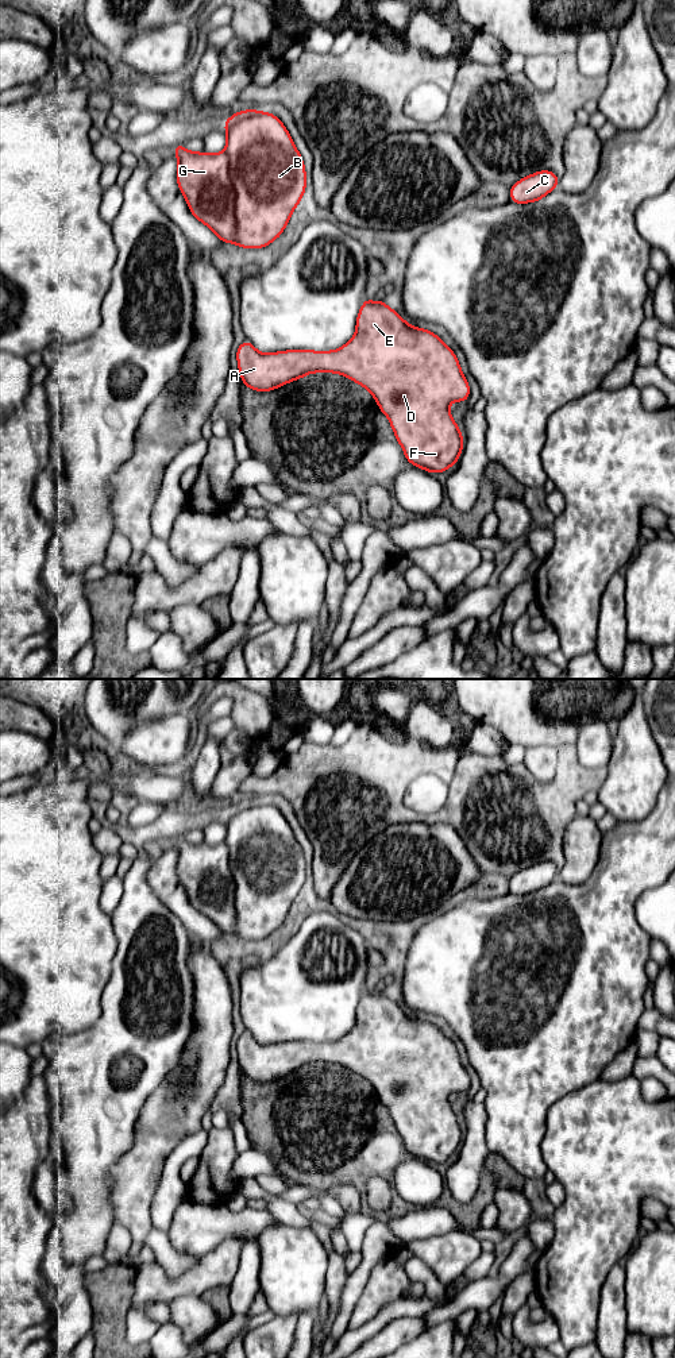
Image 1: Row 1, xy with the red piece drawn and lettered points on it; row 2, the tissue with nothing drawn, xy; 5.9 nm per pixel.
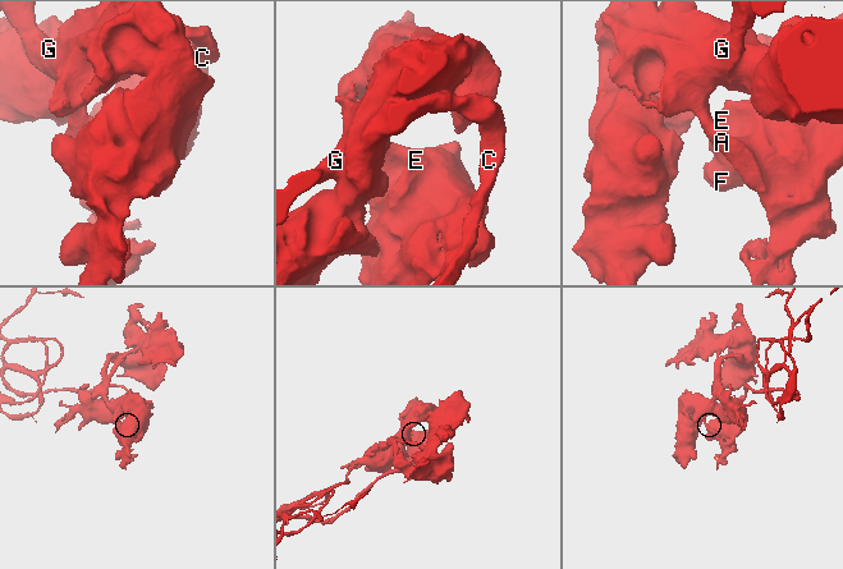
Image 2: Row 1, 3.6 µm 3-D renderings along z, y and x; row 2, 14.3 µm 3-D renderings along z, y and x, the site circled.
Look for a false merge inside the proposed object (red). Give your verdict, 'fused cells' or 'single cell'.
single cell

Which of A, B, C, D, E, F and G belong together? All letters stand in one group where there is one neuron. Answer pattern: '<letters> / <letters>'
A B C D E F G

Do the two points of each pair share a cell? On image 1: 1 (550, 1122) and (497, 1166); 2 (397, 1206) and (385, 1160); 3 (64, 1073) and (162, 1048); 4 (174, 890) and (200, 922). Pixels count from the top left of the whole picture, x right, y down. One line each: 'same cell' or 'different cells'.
1: different cells
2: same cell
3: same cell
4: same cell

